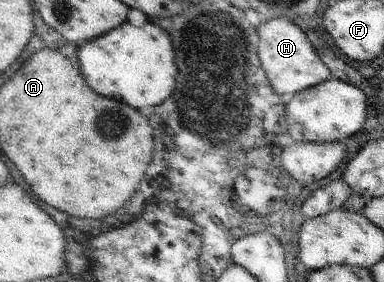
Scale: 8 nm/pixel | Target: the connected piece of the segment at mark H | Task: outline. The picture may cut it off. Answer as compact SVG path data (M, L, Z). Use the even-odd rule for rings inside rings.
M277 17L265 20L257 32L259 60L272 89L278 95L291 97L332 77L327 65L321 61L311 35L307 35L291 19Z

